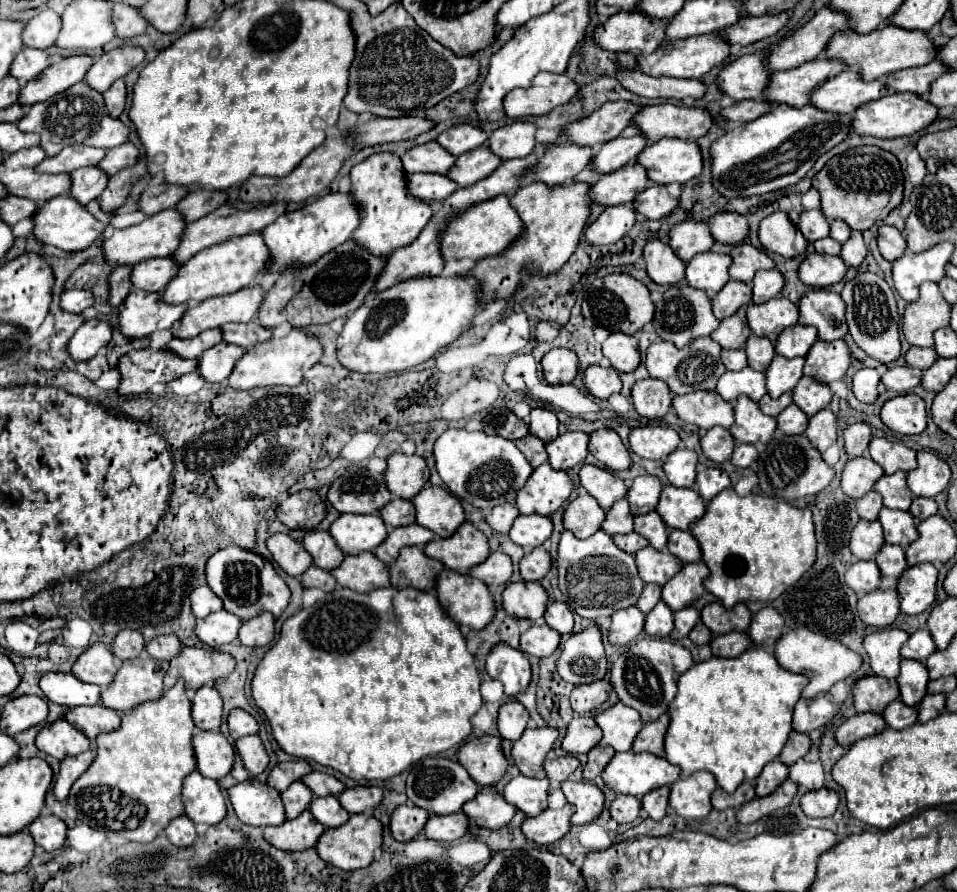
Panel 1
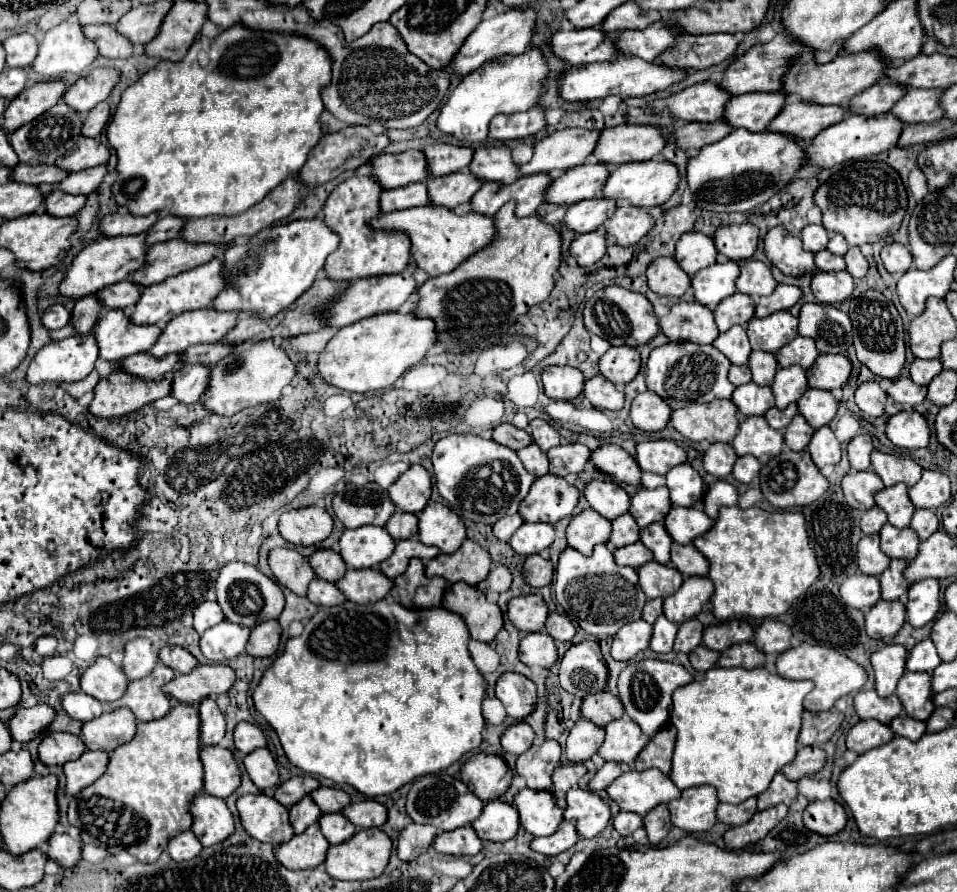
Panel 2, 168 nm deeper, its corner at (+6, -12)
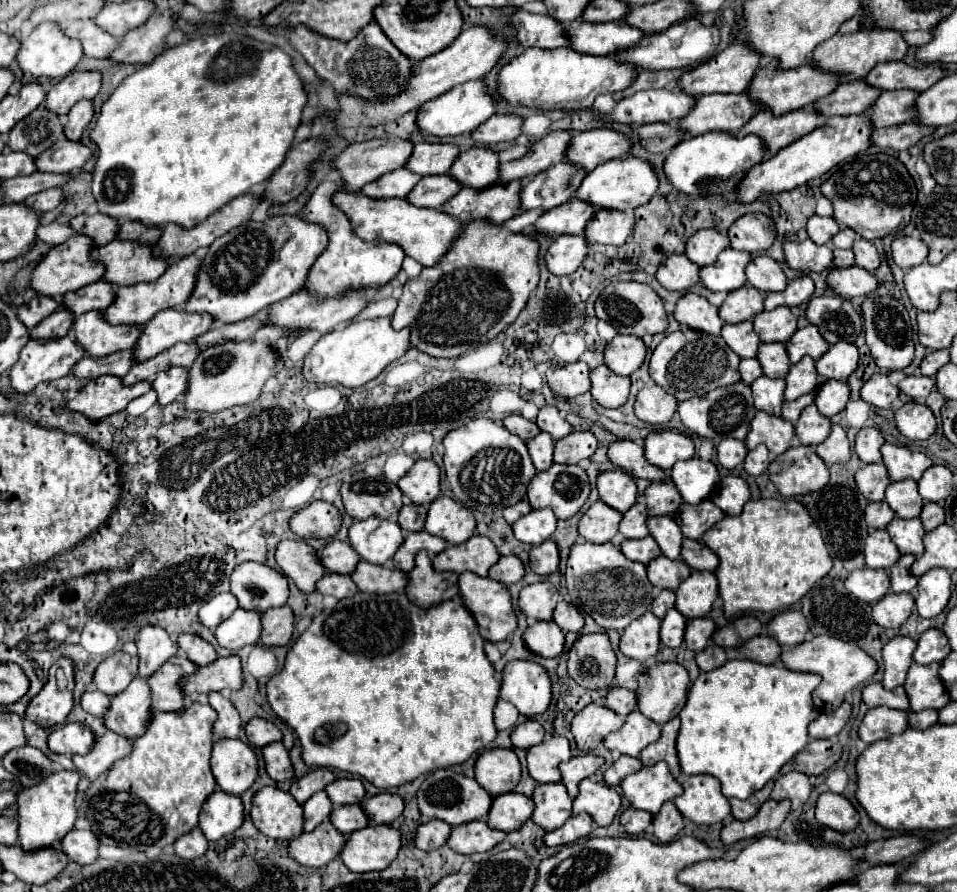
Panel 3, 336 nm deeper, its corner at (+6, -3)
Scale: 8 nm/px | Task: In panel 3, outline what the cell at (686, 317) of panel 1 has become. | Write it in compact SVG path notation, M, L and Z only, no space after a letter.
M686 293L680 297L674 309L674 317L682 327L706 331L710 335L720 335L724 325L724 321L718 317L718 307L710 305L706 297L696 293Z

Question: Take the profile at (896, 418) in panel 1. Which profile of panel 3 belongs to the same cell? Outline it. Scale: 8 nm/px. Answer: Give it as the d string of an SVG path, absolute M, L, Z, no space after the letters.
M908 401L902 407L894 411L894 421L898 431L908 439L928 439L936 429L934 413L924 405L916 401Z

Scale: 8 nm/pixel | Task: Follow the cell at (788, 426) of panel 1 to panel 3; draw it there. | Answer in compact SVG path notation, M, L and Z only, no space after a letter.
M808 405L796 421L794 429L802 445L818 445L826 439L826 433L830 433L830 419L820 415L814 405Z

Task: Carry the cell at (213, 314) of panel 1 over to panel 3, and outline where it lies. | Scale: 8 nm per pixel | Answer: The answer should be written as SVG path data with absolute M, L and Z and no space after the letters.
M166 309L154 315L144 325L138 339L138 361L156 357L180 341L194 341L214 327L214 317L208 313L186 313L184 309Z

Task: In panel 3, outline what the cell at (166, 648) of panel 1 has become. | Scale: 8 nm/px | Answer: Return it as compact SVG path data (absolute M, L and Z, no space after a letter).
M182 633L182 635L178 635L176 643L178 643L178 649L182 649L188 655L188 659L198 667L208 665L218 657L216 649L210 643L206 643L204 639L200 639L198 635Z

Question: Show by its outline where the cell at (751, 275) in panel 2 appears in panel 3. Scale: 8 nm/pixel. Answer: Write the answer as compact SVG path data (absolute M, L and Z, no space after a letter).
M758 255L748 263L746 277L748 277L748 283L762 293L782 291L788 283L782 267L766 255Z

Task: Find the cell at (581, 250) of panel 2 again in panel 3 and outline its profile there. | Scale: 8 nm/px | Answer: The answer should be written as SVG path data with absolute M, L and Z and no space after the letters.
M560 235L546 253L546 265L554 275L570 275L588 255L588 241L584 235Z

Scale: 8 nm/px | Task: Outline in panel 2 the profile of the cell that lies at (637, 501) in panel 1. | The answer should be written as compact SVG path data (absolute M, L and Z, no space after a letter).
M660 486L656 490L640 488L632 496L630 514L634 516L640 528L646 528L652 522L662 522L666 518L666 512L670 512L670 508L672 508L672 502L666 486Z

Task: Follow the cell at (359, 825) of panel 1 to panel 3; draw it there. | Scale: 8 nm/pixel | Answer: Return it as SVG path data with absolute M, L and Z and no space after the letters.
M368 825L350 833L340 859L350 871L380 871L392 863L400 849L400 831L390 825Z

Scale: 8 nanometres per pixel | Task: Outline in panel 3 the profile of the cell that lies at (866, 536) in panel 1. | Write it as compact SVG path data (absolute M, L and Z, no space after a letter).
M870 529L864 543L864 557L866 557L866 567L888 569L898 561L900 551L898 547L894 547L888 531Z

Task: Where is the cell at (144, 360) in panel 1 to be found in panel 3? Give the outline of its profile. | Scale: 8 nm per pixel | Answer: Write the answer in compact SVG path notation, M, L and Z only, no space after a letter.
M102 375L98 379L90 379L88 385L68 401L68 409L78 411L90 419L102 419L112 413L124 411L132 399L148 393L150 389L150 381L124 385L116 375Z

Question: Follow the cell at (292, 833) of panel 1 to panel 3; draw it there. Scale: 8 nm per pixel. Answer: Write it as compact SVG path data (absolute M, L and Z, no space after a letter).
M326 819L312 833L302 833L298 839L288 841L288 855L300 865L322 867L340 855L346 835L334 829Z

